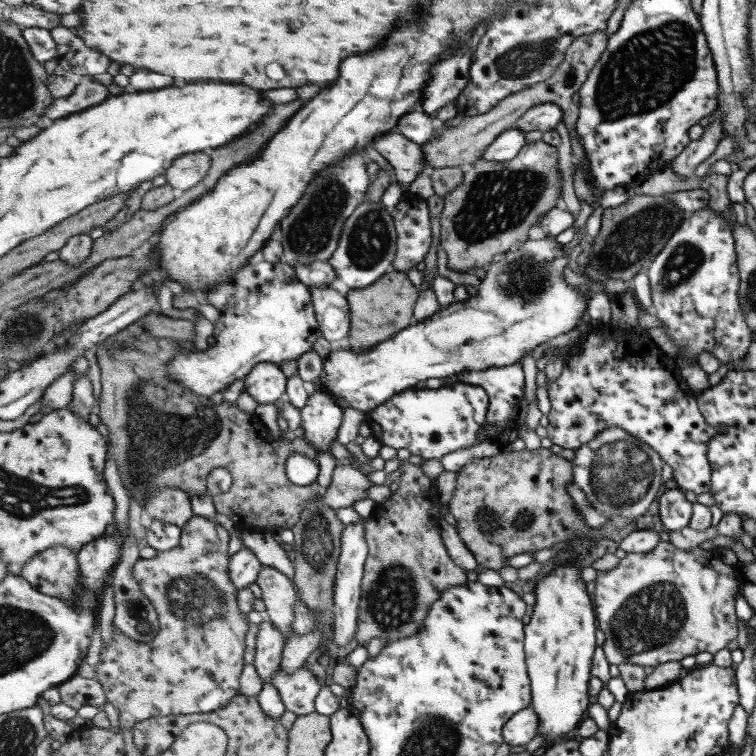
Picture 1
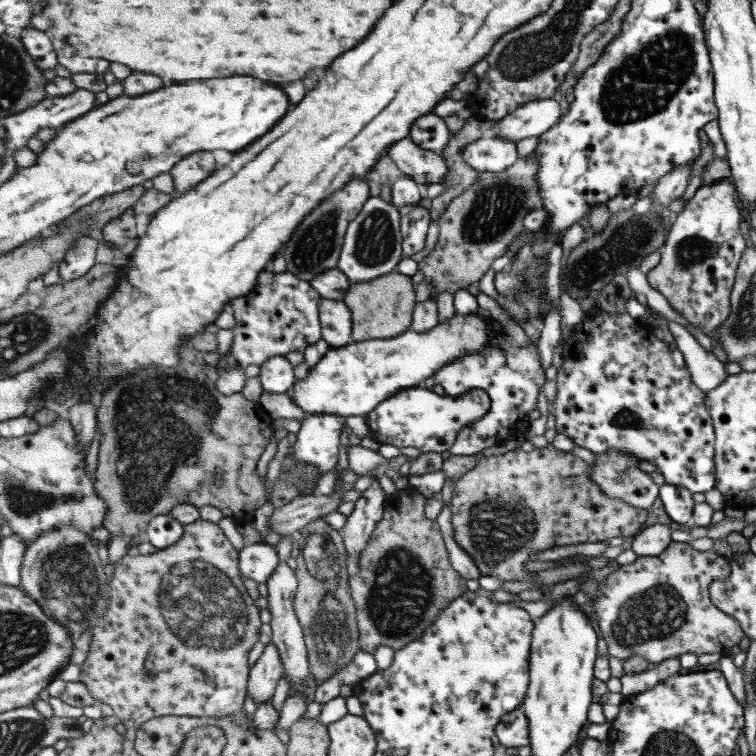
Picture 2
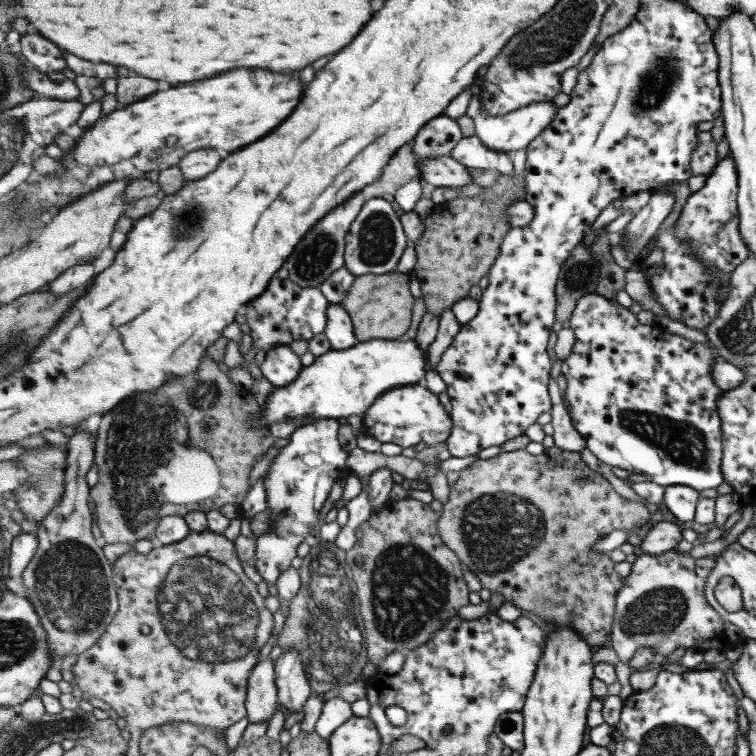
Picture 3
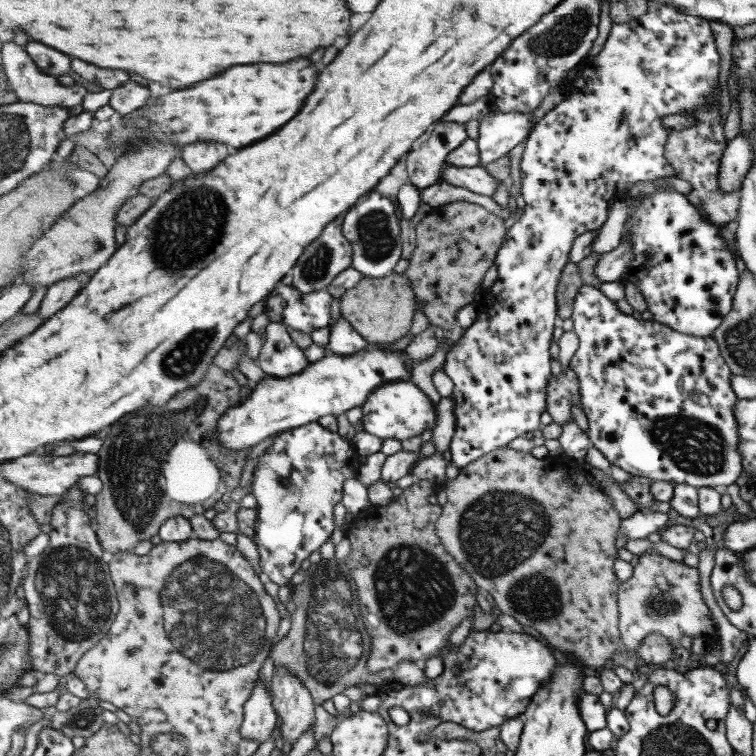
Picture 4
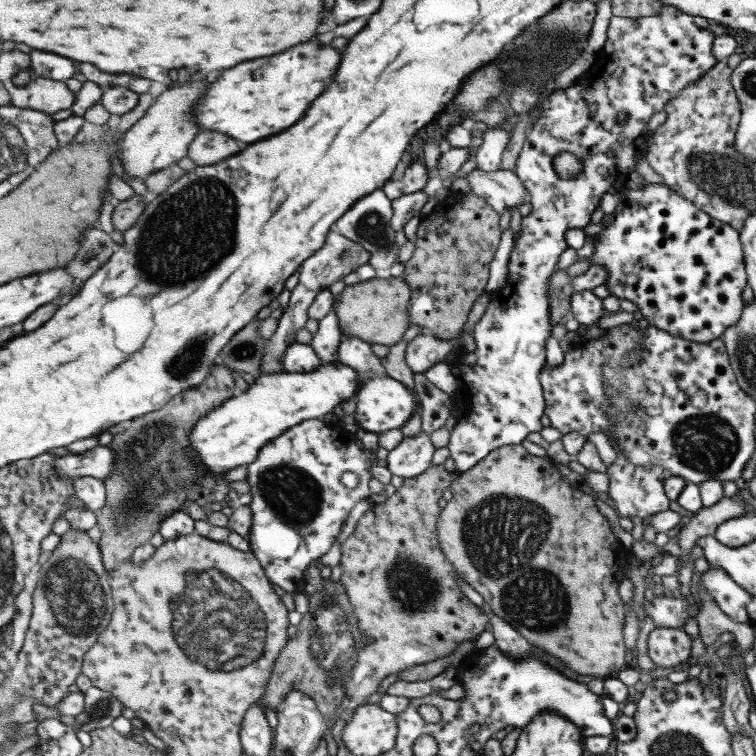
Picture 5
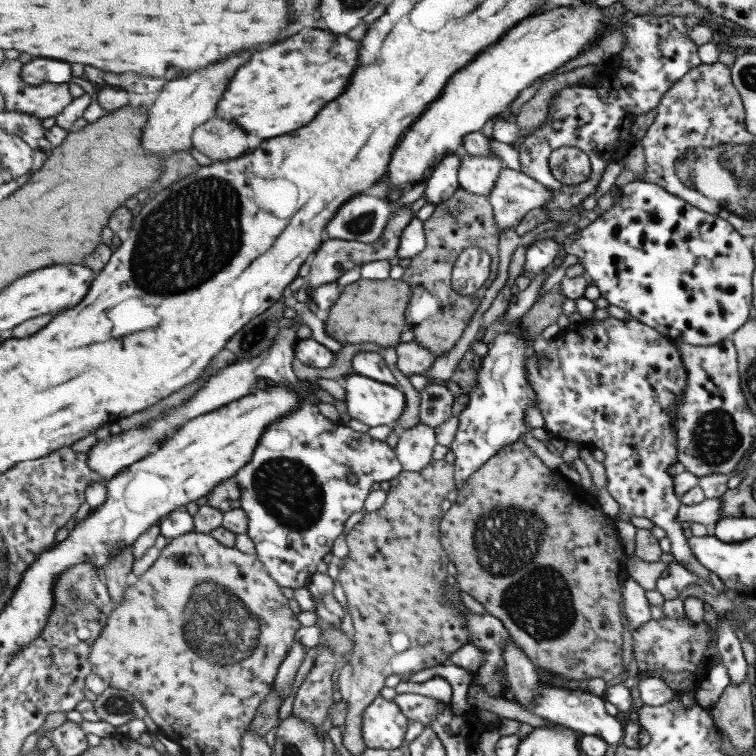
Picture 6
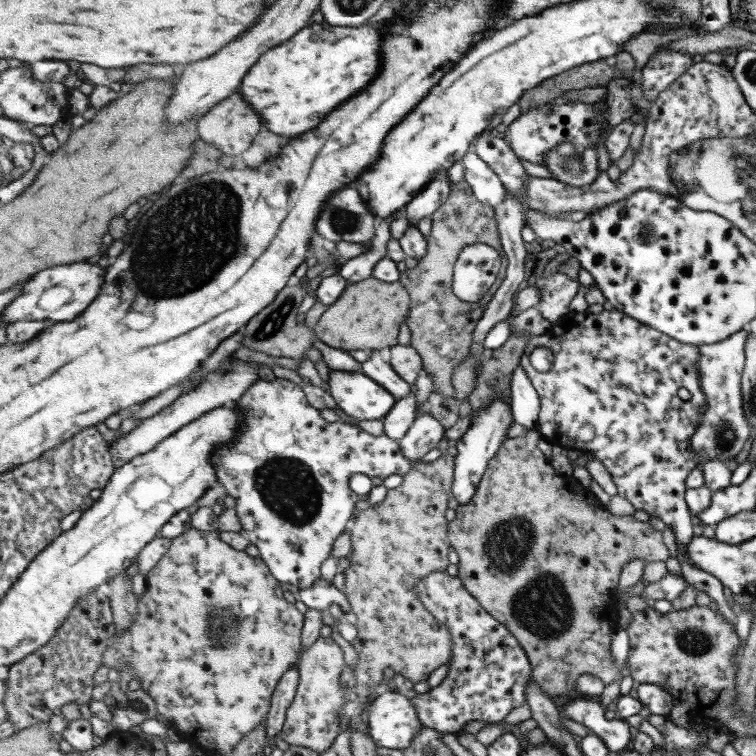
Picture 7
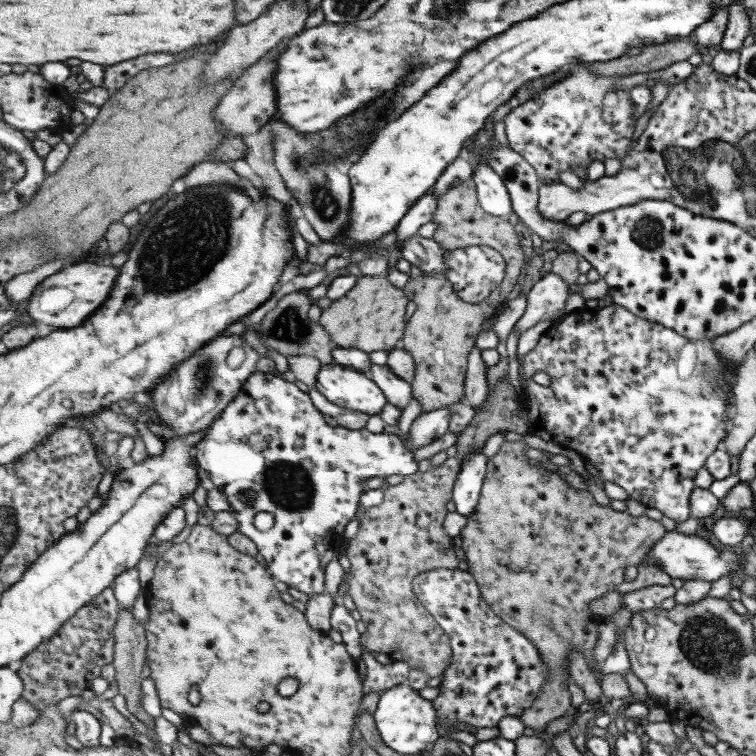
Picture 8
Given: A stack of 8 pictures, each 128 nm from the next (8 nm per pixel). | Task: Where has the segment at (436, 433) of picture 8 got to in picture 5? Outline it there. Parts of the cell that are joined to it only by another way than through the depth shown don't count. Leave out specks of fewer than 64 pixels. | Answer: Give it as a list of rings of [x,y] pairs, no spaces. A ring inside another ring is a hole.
[[[425,431],[413,437],[405,437],[401,444],[391,450],[385,461],[386,468],[403,479],[415,478],[432,467],[435,446]]]

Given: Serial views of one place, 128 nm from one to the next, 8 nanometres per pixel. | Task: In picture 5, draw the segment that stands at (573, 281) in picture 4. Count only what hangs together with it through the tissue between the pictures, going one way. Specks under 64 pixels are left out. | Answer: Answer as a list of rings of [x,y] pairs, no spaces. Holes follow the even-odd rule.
[[[559,270],[551,278],[551,320],[556,325],[572,312],[572,296],[575,294],[573,276],[568,270]]]

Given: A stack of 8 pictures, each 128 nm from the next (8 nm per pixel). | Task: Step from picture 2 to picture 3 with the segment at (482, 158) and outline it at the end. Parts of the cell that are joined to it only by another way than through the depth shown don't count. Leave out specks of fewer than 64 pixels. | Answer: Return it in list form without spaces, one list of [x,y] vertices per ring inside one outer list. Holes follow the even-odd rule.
[[[478,135],[464,137],[450,155],[461,165],[471,169],[499,170],[501,175],[513,175],[513,162],[505,156],[506,153],[489,150]]]

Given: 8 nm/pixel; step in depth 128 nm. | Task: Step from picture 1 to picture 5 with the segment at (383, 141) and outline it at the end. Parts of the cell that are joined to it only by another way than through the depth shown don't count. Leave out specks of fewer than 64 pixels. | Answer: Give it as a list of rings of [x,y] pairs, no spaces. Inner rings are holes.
[[[476,168],[466,176],[465,182],[473,187],[472,192],[482,196],[499,215],[505,214],[507,210],[511,212],[521,208],[530,200],[529,189],[513,170],[485,173]]]

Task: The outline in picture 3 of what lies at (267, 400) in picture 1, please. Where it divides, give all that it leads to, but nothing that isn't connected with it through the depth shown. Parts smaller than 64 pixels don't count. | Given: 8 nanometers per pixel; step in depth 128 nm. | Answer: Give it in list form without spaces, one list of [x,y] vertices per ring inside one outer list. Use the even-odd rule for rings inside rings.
[[[279,343],[269,348],[260,366],[262,375],[275,387],[286,387],[295,382],[304,368],[302,356],[287,343]]]

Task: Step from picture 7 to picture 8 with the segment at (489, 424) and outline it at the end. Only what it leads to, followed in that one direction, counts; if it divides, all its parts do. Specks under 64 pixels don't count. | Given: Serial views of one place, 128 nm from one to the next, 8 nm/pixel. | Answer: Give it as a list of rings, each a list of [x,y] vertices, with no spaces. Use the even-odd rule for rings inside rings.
[[[481,452],[469,454],[454,486],[456,512],[468,518],[477,510],[488,471],[489,459]]]

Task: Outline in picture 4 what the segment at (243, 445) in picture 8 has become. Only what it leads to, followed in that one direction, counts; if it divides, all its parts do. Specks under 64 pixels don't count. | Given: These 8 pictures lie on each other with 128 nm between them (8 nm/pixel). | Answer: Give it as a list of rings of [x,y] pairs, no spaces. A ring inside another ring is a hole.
[[[309,423],[281,433],[258,457],[252,485],[252,494],[256,498],[259,514],[254,540],[257,548],[260,548],[261,571],[279,587],[292,588],[292,581],[301,569],[301,564],[315,550],[320,551],[323,544],[333,536],[335,506],[343,502],[346,480],[356,478],[359,472],[359,462],[351,462],[357,456],[357,451],[353,448],[352,441],[347,442],[337,431],[332,432],[319,423]]]

